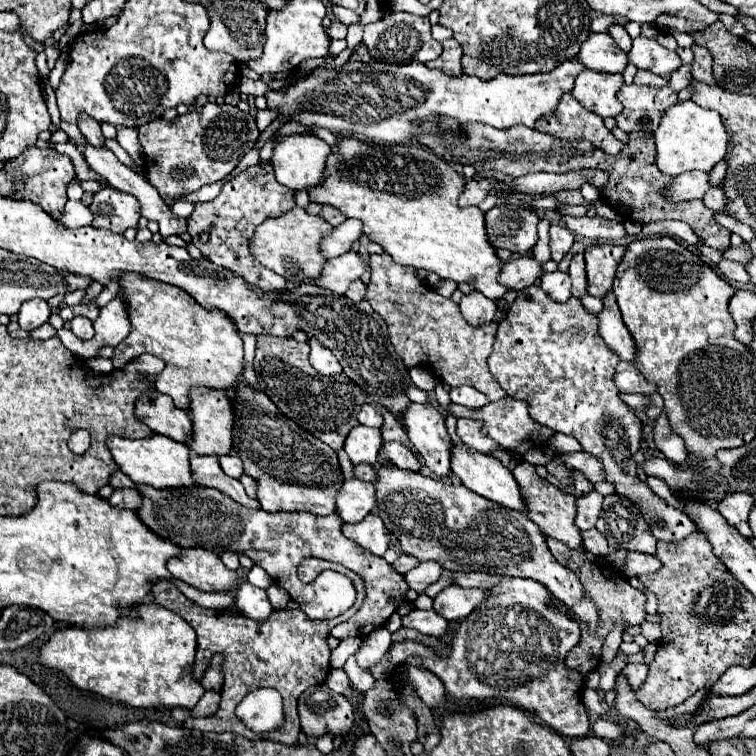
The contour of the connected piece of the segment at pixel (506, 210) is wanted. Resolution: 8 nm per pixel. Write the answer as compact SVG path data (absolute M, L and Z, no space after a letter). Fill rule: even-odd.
M515 203L495 205L485 213L491 245L519 255L525 255L537 243L537 223L539 217L535 211Z

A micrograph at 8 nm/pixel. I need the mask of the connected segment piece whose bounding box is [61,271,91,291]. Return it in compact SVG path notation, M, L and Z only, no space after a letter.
M61 271L65 277L67 277L67 283L69 283L69 291L75 291L75 289L85 289L89 287L91 279L89 277L81 277L81 275L73 275L73 273L67 273L67 271Z

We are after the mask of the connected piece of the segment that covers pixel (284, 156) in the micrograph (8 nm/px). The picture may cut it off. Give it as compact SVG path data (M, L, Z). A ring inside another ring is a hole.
M289 135L279 141L271 163L281 185L293 191L307 191L325 181L325 163L331 147L311 135Z

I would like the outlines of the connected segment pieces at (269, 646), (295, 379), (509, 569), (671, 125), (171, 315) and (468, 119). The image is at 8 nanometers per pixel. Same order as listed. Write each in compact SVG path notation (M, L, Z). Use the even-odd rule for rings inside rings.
M307 557L301 561L298 566L298 576L303 582L313 581L321 571L325 569L335 569L345 573L347 577L351 577L355 581L357 590L357 599L349 610L343 615L329 619L329 621L313 621L307 615L303 615L301 609L279 609L273 611L273 615L269 615L269 619L265 623L255 623L249 617L223 609L223 611L213 611L213 609L203 609L195 603L191 603L189 599L185 599L185 595L171 583L171 581L157 581L153 585L153 597L159 605L171 609L173 613L177 613L179 617L183 617L197 633L197 661L193 665L197 675L203 675L203 671L207 669L207 663L211 659L213 653L223 653L225 655L225 663L223 663L223 673L225 673L225 683L221 687L221 705L219 711L215 715L209 717L193 717L189 715L183 721L185 729L197 729L197 731L215 731L215 733L239 733L247 739L271 739L271 741L279 741L285 745L297 745L297 735L299 735L299 717L297 717L297 699L303 691L307 691L309 687L321 685L325 683L329 671L331 671L331 649L327 645L327 637L329 631L337 625L343 623L345 619L352 617L362 606L366 597L365 583L363 579L347 569L347 567L339 567L339 563L331 563L325 559L317 559L317 557ZM259 687L273 687L281 693L283 697L283 705L285 705L285 727L281 731L273 731L273 733L265 733L265 735L257 735L245 727L241 727L241 721L235 717L235 707L237 703L247 695L247 691L259 689Z
M257 335L257 351L253 369L259 377L259 389L273 399L279 411L293 419L301 429L327 443L333 451L339 451L349 431L359 425L357 413L365 403L365 393L345 375L321 375L309 365L309 343L293 337Z
M395 465L379 469L375 489L379 517L399 539L403 553L415 555L419 561L439 561L443 569L451 571L483 571L535 579L575 613L589 631L601 627L597 605L585 595L577 575L553 559L545 535L527 515L479 497L463 485L443 483L441 479L423 477Z
M689 101L677 103L665 111L655 135L657 167L667 175L681 175L685 171L711 171L727 153L729 135L721 123L721 115Z
M121 275L121 295L125 297L129 305L129 319L133 325L133 331L125 337L125 341L119 343L119 347L113 353L113 365L119 369L123 367L123 355L129 353L151 353L165 361L165 369L157 375L155 389L169 395L173 403L179 409L189 409L189 391L193 387L215 387L215 389L229 389L235 387L245 371L243 361L243 339L239 329L235 327L235 321L229 319L223 311L207 311L201 307L189 293L181 291L179 287L157 283L153 279L145 279L141 275Z
M577 59L565 61L557 65L549 73L537 73L537 75L497 75L491 81L481 81L477 77L469 77L465 73L461 75L445 75L445 71L429 69L421 63L407 63L407 65L393 65L393 63L381 63L381 61L347 61L341 67L325 69L321 67L319 73L311 73L309 77L285 87L285 91L269 91L265 93L267 109L275 111L279 119L297 121L305 127L323 127L331 133L339 135L357 135L359 139L365 139L367 143L409 143L411 139L419 139L423 135L435 135L441 139L449 139L451 143L467 143L467 133L463 129L465 123L487 123L497 129L508 129L513 125L525 125L533 128L535 121L549 113L549 109L557 107L557 101L563 93L573 89L575 75L581 73L585 67L577 63ZM441 117L455 119L459 123L457 131L443 131L439 125Z

